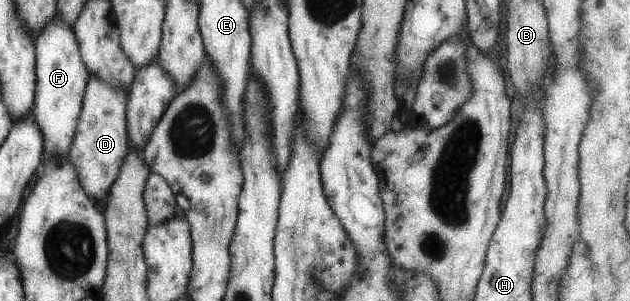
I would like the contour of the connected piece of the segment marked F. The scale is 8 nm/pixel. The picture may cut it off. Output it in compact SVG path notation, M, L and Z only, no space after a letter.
M52 16L33 39L35 45L35 90L31 118L43 137L42 160L67 155L81 110L89 76L81 60L77 39L70 25Z

